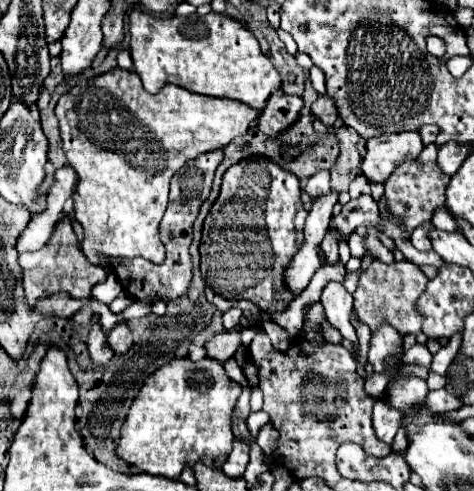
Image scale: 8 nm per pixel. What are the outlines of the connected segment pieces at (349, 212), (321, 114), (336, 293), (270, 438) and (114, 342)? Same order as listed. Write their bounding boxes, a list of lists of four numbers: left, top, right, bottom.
[[331,195,381,241],[311,95,339,127],[321,283,359,349],[257,423,279,455],[107,323,133,355]]

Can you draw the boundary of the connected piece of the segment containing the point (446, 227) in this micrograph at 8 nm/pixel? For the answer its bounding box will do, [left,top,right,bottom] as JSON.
[433,209,457,231]

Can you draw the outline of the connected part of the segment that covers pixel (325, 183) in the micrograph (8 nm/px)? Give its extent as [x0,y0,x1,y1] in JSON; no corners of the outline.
[305,173,331,199]

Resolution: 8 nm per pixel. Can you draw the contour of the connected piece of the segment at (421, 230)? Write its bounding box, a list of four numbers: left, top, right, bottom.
[411,221,433,251]

